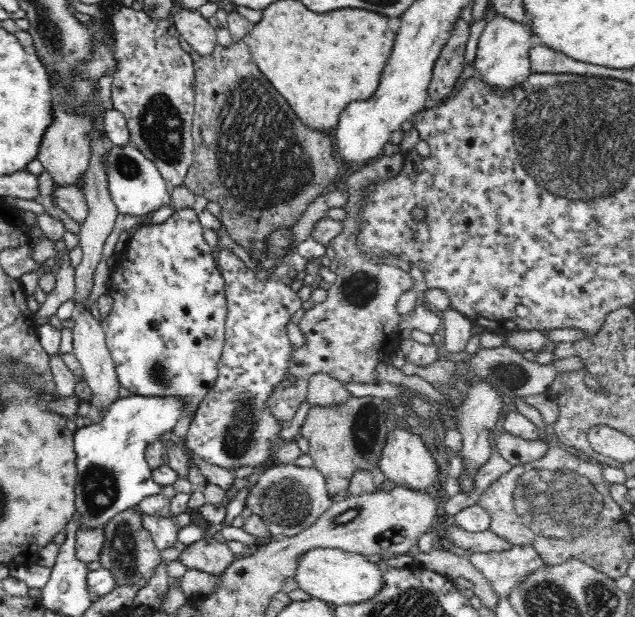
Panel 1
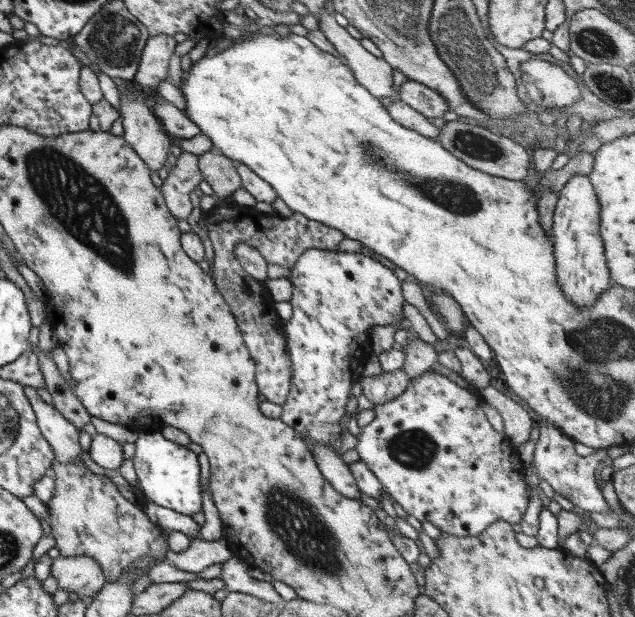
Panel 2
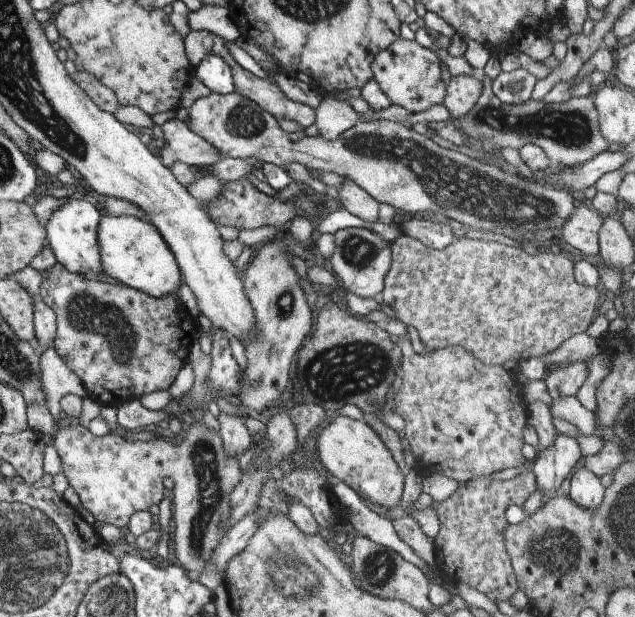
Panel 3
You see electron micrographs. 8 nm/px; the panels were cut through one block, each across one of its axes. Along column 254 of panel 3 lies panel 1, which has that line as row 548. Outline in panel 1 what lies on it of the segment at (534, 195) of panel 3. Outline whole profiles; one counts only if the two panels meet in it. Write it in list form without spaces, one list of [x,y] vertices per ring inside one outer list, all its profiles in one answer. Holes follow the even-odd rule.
[[[132,508],[119,512],[105,525],[104,546],[100,553],[102,567],[112,571],[115,576],[115,586],[120,584],[137,584],[144,586],[150,576],[154,574],[156,566],[160,564],[162,557],[160,549],[155,545],[150,532],[143,526],[141,516],[137,516]]]

